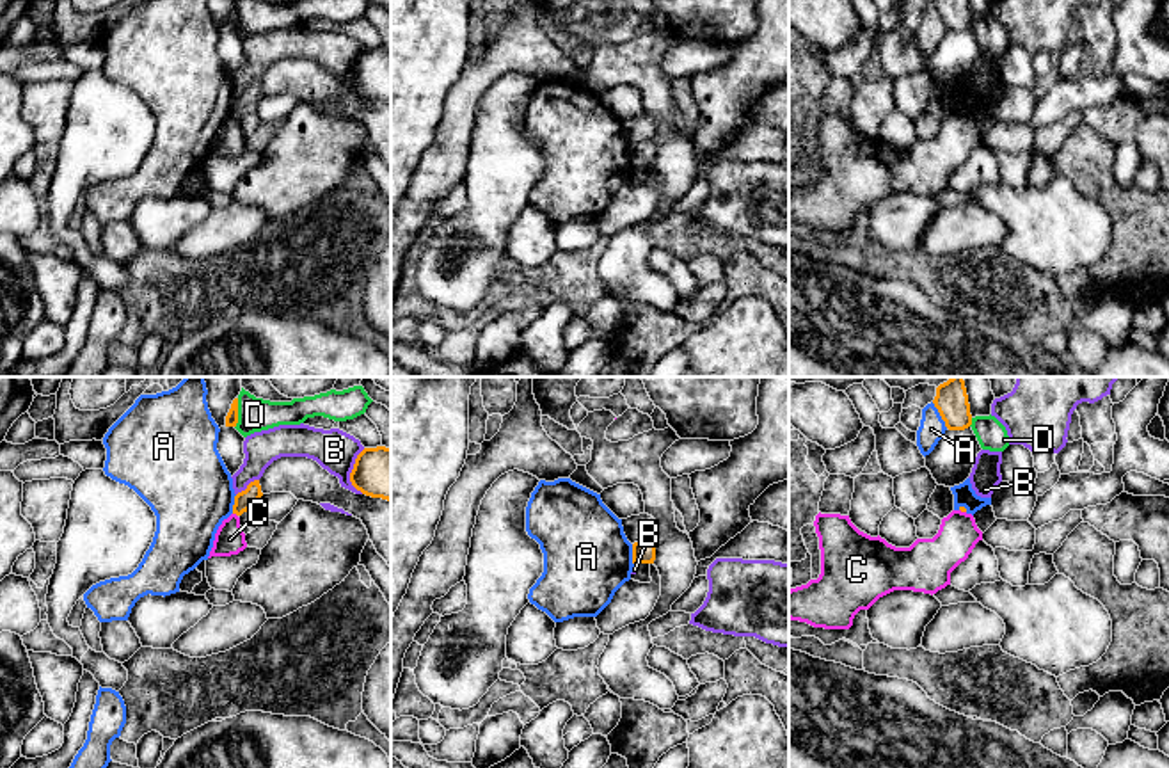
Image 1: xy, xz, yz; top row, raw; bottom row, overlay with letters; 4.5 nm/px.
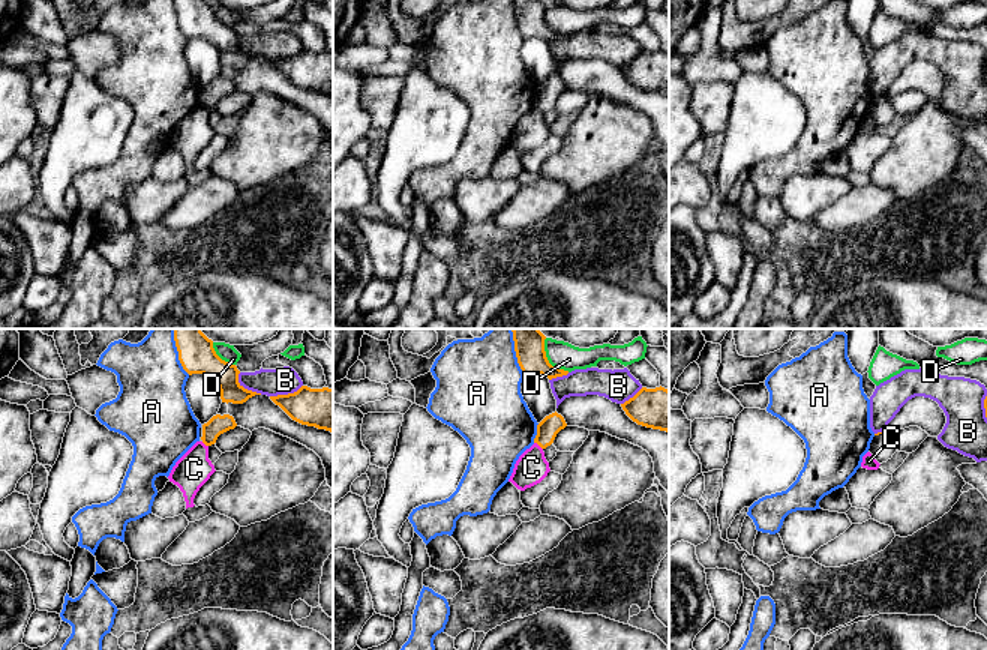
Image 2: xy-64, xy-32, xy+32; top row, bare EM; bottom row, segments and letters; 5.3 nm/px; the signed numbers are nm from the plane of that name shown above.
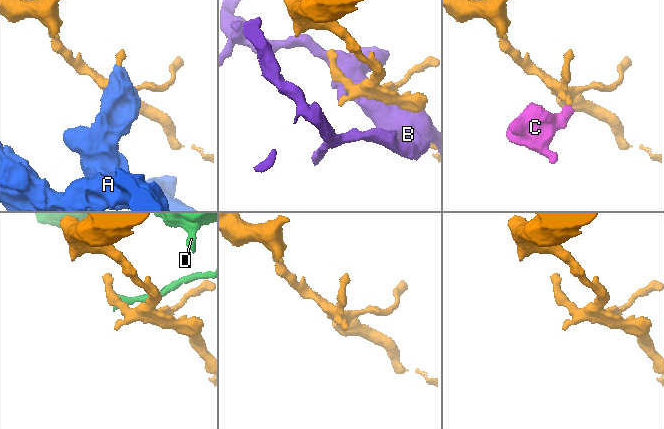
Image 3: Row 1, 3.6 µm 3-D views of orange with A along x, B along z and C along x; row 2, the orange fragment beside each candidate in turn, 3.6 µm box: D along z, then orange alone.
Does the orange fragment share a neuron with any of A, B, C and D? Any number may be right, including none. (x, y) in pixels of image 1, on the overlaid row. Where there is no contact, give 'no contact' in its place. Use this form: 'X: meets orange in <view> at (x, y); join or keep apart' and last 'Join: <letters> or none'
A: meets orange in yz at (940, 415); keep apart
B: meets orange in xy at (352, 472); keep apart
C: meets orange in xy at (235, 512); keep apart
D: meets orange in xy at (237, 413); keep apart
Join: none

